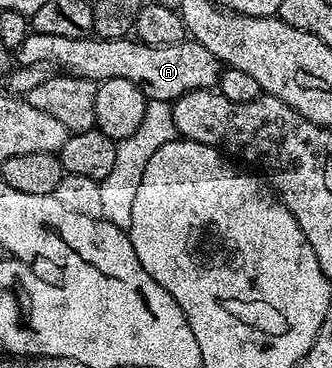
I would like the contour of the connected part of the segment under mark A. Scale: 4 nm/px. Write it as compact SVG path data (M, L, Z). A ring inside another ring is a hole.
M33 31L26 34L24 43L20 43L16 50L16 61L19 66L44 65L53 67L63 74L72 77L83 77L89 81L103 82L115 77L128 79L128 83L136 83L140 91L150 101L175 102L185 93L197 89L214 89L220 76L220 62L208 47L200 47L193 39L183 39L180 43L172 43L172 47L148 47L143 41L121 37L118 41L109 41L103 37L88 36L80 39L64 39L64 35L40 35Z

